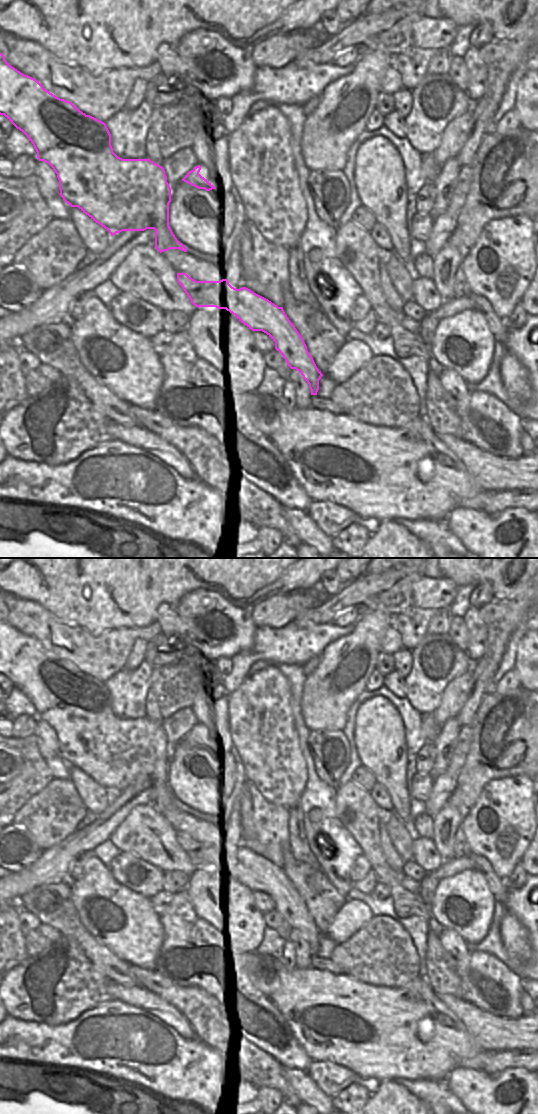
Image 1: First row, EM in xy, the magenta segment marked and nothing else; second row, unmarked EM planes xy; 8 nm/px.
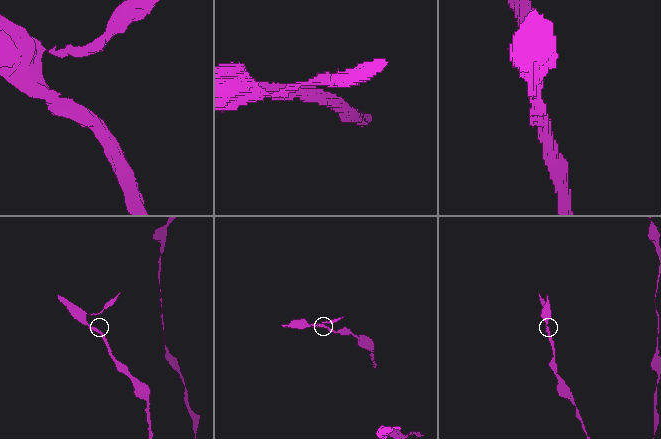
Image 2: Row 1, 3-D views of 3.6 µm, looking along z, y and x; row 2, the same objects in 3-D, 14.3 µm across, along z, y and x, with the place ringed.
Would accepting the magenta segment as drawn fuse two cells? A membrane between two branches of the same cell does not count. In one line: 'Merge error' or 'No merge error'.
Merge error.

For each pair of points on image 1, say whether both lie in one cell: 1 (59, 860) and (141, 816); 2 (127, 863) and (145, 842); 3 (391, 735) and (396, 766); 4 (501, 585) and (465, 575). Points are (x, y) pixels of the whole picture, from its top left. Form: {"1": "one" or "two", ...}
{"1": "two", "2": "two", "3": "one", "4": "one"}

